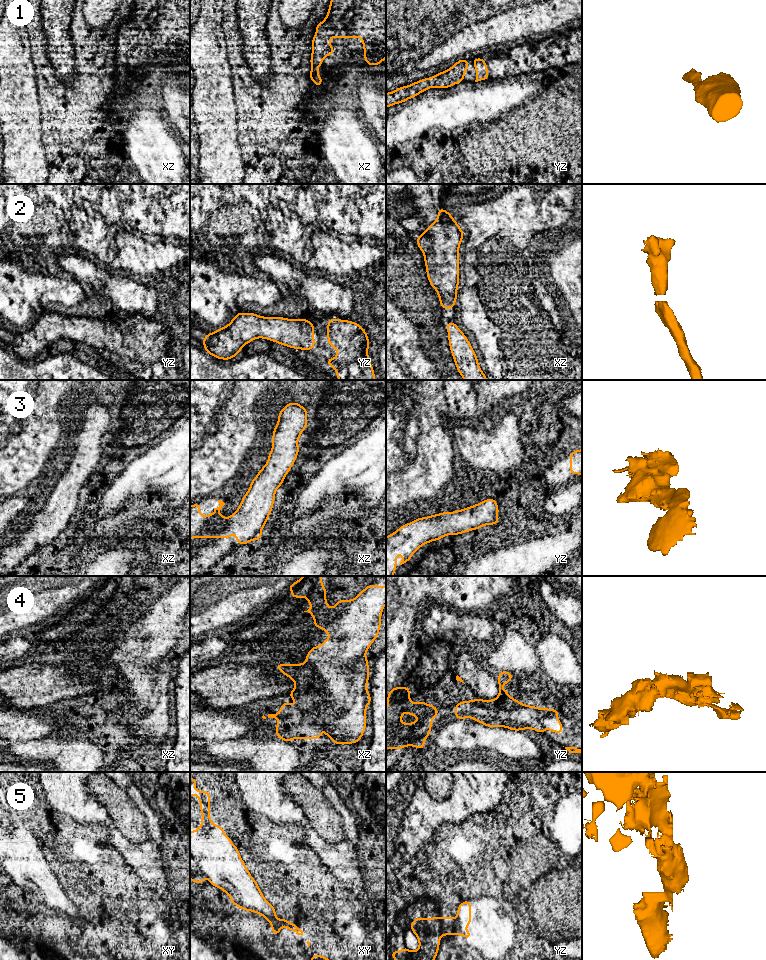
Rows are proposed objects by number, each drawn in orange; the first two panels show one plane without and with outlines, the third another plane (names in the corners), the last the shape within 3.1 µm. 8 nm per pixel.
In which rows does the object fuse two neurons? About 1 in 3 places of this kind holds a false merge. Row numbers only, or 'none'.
5

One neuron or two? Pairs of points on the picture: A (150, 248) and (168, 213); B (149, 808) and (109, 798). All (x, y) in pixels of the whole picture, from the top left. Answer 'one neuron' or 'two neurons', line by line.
A: one neuron
B: two neurons

